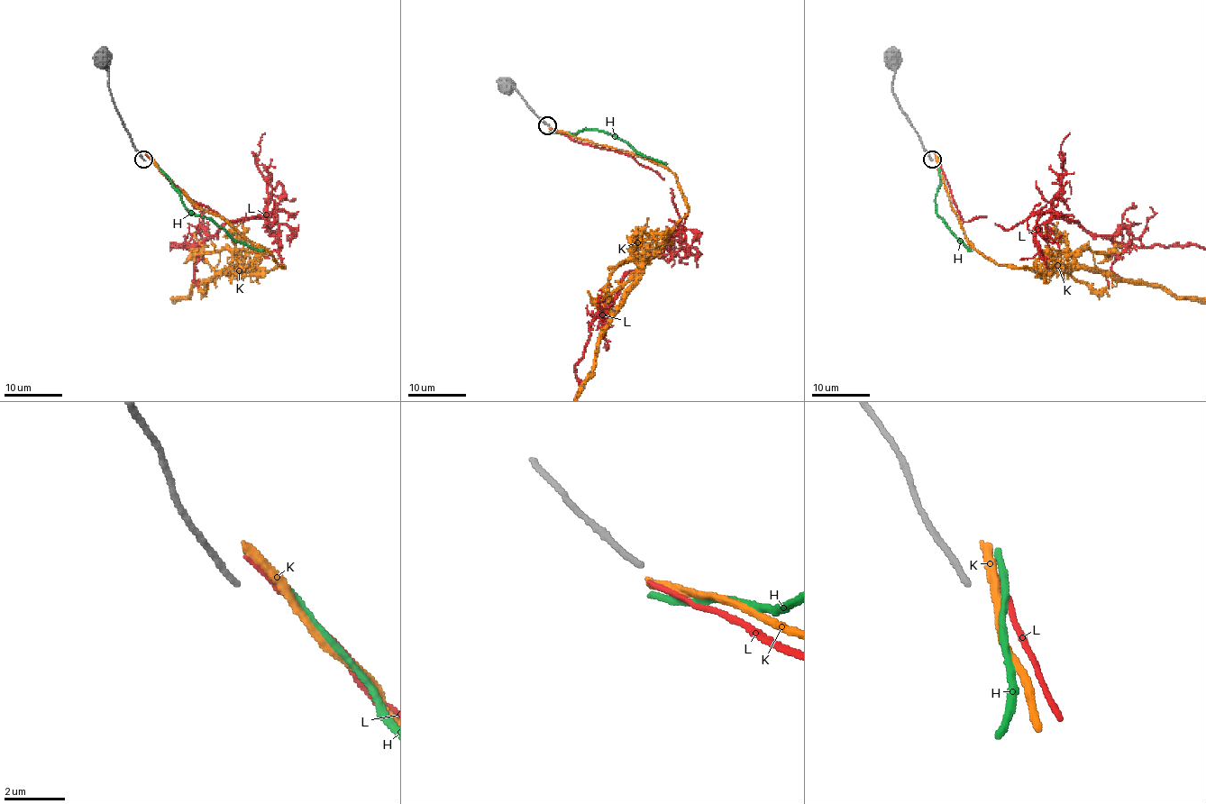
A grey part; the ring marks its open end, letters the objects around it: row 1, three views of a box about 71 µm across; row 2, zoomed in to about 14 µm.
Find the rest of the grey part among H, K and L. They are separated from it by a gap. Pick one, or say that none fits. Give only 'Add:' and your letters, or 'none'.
Add: none

